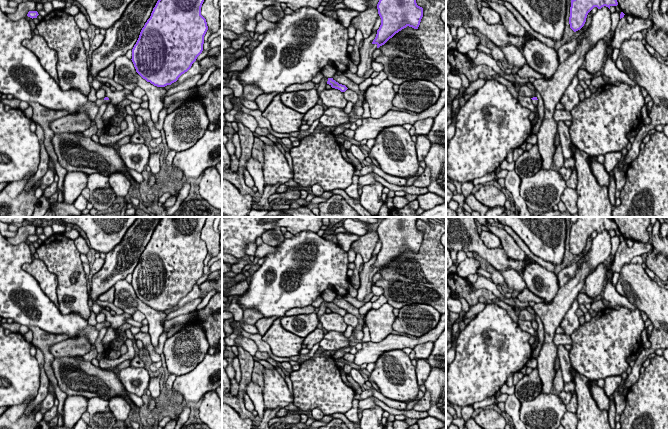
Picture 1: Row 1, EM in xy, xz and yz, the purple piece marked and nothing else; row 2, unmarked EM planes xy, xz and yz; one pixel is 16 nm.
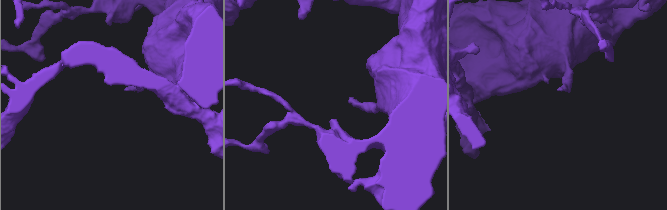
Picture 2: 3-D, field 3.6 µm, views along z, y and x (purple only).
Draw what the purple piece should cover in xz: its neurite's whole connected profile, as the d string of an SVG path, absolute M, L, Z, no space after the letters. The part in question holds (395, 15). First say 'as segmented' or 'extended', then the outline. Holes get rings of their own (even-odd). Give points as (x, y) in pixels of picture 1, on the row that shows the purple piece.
as segmented | M379 0L377 9L381 25L372 42L377 48L407 26L418 29L423 17L423 8L416 0Z

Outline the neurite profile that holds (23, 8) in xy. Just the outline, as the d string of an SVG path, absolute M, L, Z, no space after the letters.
M33 0L19 3L17 11L13 14L7 14L7 16L12 21L18 21L26 18L29 11L36 11L36 2Z

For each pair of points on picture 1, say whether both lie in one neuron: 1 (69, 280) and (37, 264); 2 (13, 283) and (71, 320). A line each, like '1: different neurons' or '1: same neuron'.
1: different neurons
2: same neuron

